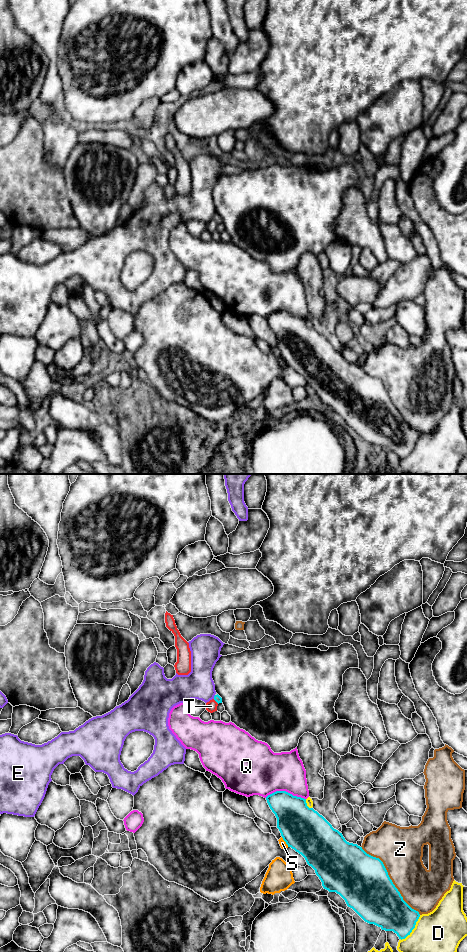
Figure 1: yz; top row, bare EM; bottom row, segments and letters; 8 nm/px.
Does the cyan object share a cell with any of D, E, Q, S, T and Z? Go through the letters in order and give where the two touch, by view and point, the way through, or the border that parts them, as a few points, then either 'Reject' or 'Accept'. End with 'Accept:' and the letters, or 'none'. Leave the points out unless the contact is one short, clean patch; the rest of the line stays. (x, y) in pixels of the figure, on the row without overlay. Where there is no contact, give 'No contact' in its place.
D: Touches cyan at yz (414, 447). Reject
E: Touches cyan at yz (214, 217). Reject
Q: Touches cyan at yz (285, 311). Reject
S: Touches cyan at yz (285, 361). Reject
T: Touches cyan at yz (216, 221). Boundary: yz (213, 219), (218, 223). Reject
Z: Touches cyan at yz (389, 398). Reject
Accept: none

